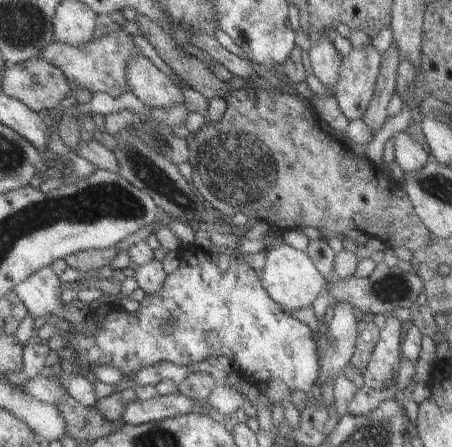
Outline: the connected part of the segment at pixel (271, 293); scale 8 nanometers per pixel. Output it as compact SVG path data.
M273 244L265 252L265 263L259 272L262 288L268 296L285 310L295 310L312 306L325 288L327 279L316 270L305 251L296 250L288 244Z

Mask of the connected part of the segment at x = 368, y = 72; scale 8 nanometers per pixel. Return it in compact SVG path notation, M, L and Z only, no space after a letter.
M373 44L352 48L340 65L340 78L333 93L348 121L361 119L373 98L381 65L380 52Z

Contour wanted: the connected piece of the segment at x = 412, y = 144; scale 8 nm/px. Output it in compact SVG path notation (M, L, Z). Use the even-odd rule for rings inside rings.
M406 130L394 132L392 138L395 138L396 162L403 172L418 170L429 162L431 157L426 153L424 147L416 142Z

